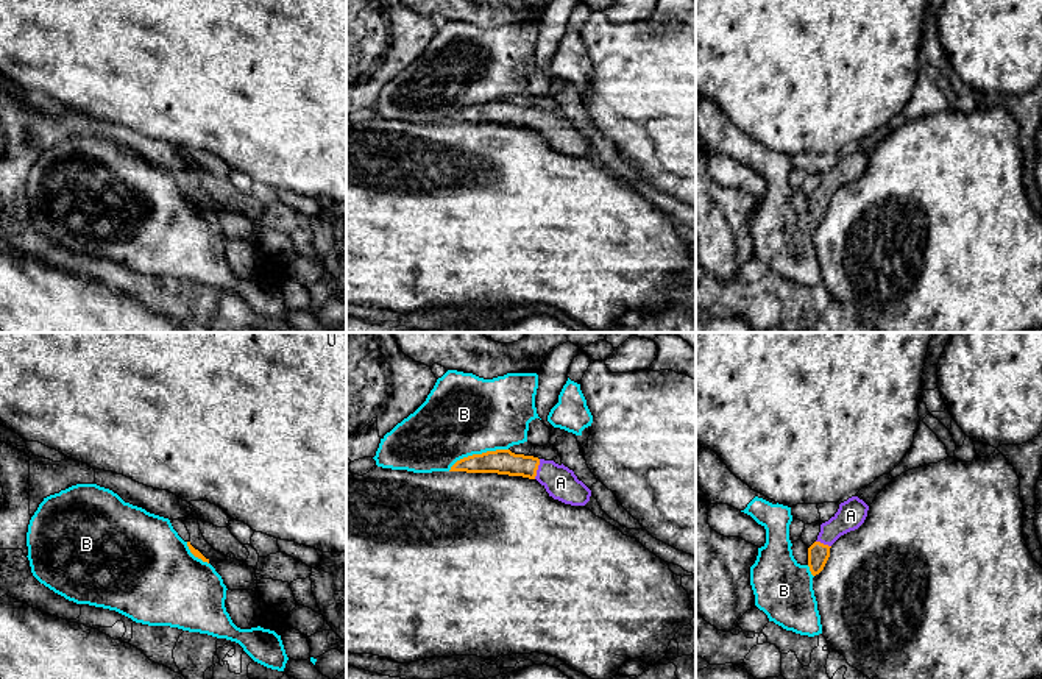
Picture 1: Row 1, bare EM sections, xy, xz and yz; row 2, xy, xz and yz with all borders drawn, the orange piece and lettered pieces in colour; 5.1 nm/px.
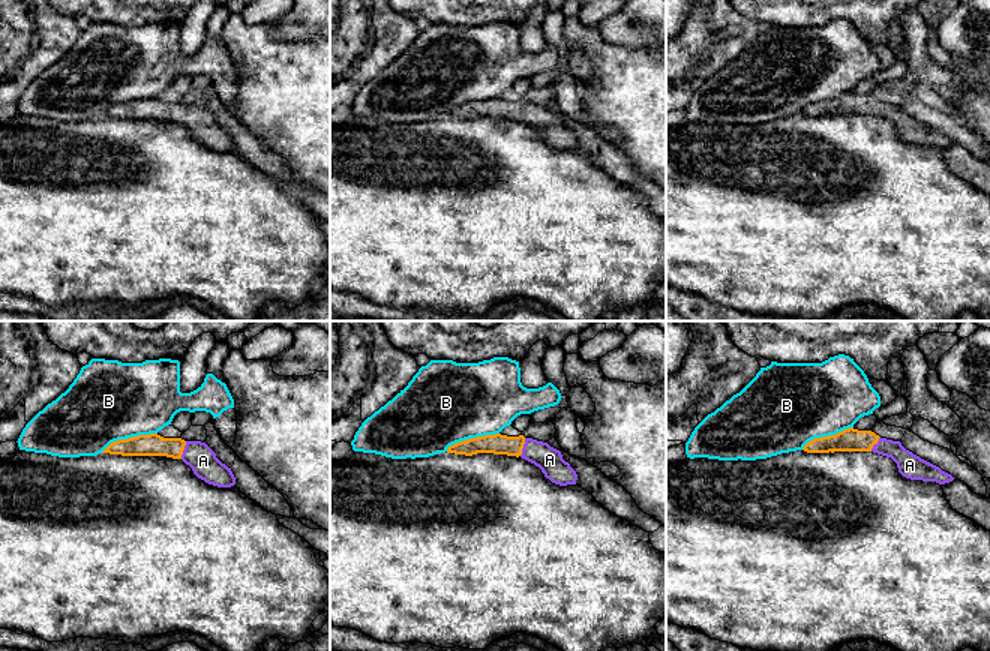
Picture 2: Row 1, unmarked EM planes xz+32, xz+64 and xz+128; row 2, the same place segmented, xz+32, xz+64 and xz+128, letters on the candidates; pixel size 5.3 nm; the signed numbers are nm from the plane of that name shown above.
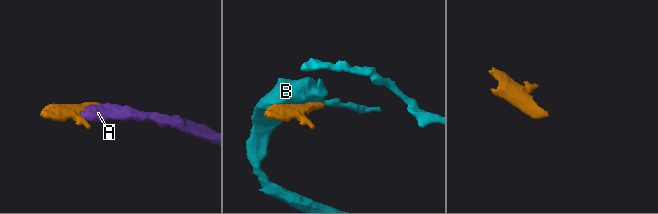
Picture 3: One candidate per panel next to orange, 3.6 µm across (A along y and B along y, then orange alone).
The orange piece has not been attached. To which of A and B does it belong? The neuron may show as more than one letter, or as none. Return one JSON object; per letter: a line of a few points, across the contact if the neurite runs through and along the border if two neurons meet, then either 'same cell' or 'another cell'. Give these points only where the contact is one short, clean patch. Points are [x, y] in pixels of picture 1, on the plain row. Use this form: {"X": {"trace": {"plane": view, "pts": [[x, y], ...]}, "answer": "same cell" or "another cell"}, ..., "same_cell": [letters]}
{"A": {"answer": "same cell"}, "B": {"answer": "another cell"}, "same_cell": ["A"]}

